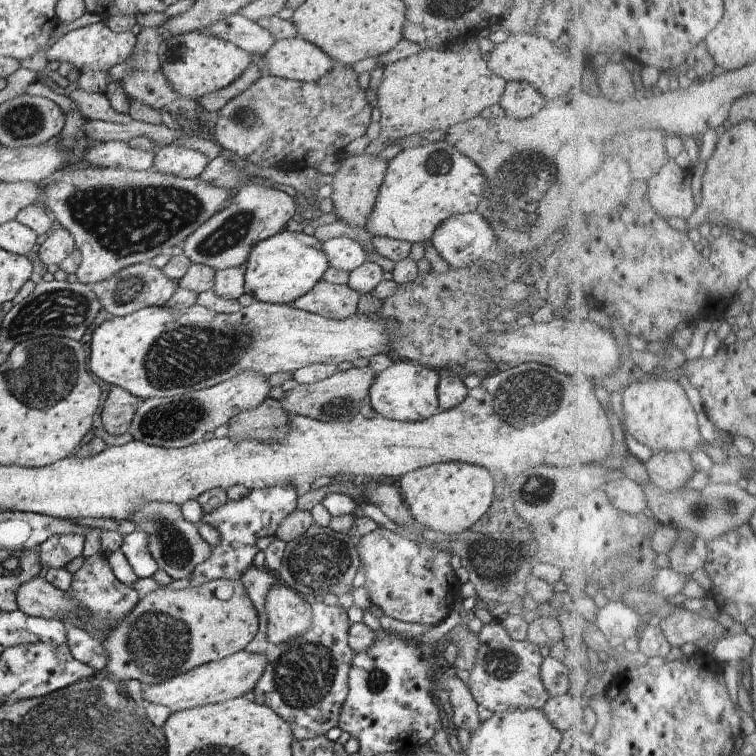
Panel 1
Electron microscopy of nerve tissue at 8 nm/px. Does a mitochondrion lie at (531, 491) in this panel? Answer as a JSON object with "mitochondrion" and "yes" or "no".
{"mitochondrion":"yes"}

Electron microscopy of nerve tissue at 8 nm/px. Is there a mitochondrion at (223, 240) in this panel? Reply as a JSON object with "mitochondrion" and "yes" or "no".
{"mitochondrion":"yes"}

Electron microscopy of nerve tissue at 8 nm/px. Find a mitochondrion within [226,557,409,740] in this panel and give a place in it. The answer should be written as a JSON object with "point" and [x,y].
{"point":[303,673]}

